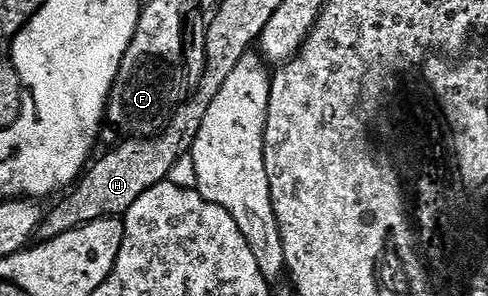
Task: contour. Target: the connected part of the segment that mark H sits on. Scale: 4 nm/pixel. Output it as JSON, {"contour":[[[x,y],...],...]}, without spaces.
{"contour":[[[160,135],[149,139],[134,137],[125,140],[126,143],[116,151],[98,163],[96,161],[70,193],[72,195],[67,194],[64,197],[67,198],[58,209],[57,234],[63,235],[94,220],[125,216],[126,211],[148,189],[165,182],[173,174],[173,169],[182,156],[179,139],[166,136]]]}

